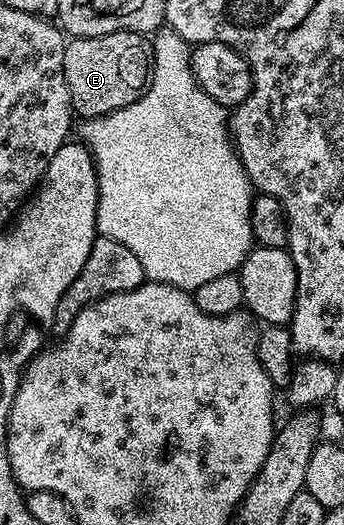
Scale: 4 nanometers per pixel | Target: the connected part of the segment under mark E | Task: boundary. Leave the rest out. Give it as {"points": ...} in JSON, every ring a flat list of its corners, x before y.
{"points":[[115,32,105,36,81,36,67,41,64,73,77,117,105,116,130,106,148,89,152,78,152,41,142,32]]}

